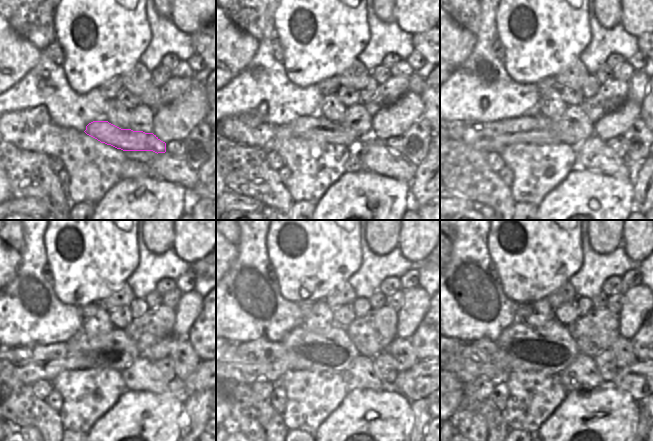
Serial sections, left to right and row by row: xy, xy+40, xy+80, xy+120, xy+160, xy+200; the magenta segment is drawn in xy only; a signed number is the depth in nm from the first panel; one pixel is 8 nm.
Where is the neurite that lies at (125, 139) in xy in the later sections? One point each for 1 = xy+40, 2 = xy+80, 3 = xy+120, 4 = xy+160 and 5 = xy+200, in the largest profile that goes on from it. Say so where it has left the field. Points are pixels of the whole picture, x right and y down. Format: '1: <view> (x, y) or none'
1: xy+40 (320, 129)
2: xy+80 (491, 137)
3: xy+120 (29, 364)
4: xy+160 (260, 359)
5: xy+200 (481, 358)

